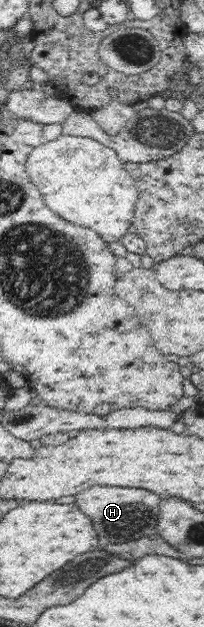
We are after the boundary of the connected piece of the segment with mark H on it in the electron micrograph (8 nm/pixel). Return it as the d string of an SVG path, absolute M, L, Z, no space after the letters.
M88 487L74 495L76 507L90 517L94 531L99 539L99 548L106 549L108 545L120 545L136 541L141 537L156 533L158 521L158 503L160 495L154 495L144 489L128 489L128 487Z

